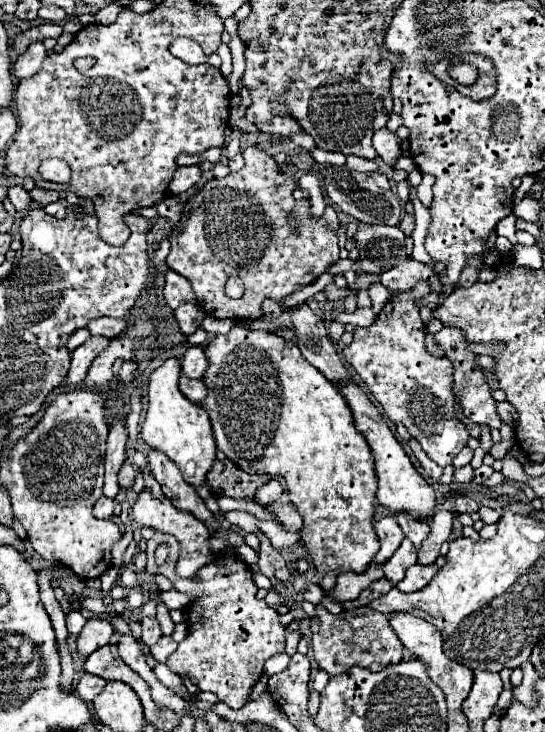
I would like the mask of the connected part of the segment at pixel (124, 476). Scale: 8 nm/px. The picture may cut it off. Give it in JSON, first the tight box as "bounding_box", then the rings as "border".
{"bounding_box":[119,463,135,491],"border":[[[125,463],[119,471],[119,485],[121,485],[121,489],[129,491],[133,487],[133,483],[135,483],[135,469],[131,463]]]}

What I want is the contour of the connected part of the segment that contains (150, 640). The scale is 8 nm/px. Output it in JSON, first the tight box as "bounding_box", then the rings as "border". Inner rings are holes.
{"bounding_box":[141,617,163,645],"border":[[[143,617],[141,625],[143,625],[143,643],[145,645],[153,645],[155,641],[161,639],[163,633],[161,633],[159,621],[155,617]]]}

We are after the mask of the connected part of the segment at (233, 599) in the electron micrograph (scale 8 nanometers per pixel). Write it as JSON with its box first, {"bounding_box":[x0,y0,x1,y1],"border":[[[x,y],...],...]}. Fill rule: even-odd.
{"bounding_box":[147,533,285,709],"border":[[[155,533],[147,541],[147,573],[165,575],[175,583],[177,591],[195,597],[195,601],[183,609],[189,633],[169,657],[167,667],[177,675],[197,679],[201,691],[211,691],[229,707],[241,709],[247,703],[253,685],[263,675],[263,663],[285,649],[285,625],[279,621],[275,609],[263,599],[257,599],[257,585],[253,583],[253,573],[247,569],[245,561],[223,553],[197,573],[199,579],[183,579],[175,575],[177,555],[179,543],[171,535]],[[163,543],[169,545],[167,561],[155,565],[155,549]]]}

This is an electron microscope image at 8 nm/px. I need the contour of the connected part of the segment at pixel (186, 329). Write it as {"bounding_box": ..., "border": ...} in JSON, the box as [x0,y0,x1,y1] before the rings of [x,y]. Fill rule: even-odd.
{"bounding_box":[175,303,205,335],"border":[[[183,303],[177,311],[175,311],[175,319],[179,323],[179,329],[183,335],[191,335],[199,329],[201,321],[205,319],[205,313],[193,305],[193,303]]]}

